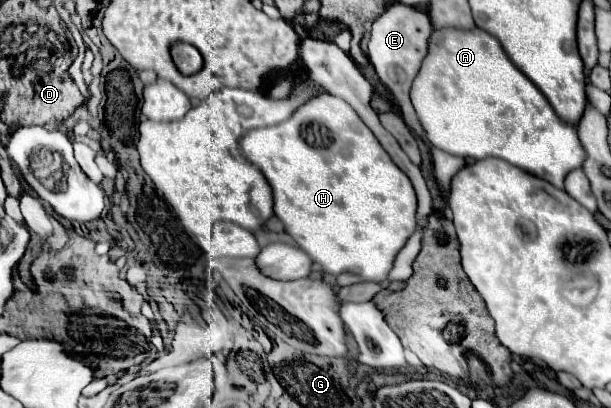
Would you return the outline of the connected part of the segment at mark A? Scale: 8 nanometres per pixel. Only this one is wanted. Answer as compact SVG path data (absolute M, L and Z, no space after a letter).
M435 30L429 38L429 52L423 66L413 80L411 102L427 140L435 148L449 154L475 160L497 156L551 182L557 188L563 188L565 176L571 170L581 168L581 162L585 160L585 148L577 138L577 126L569 126L557 118L541 90L525 78L525 74L507 58L497 38L485 30Z

